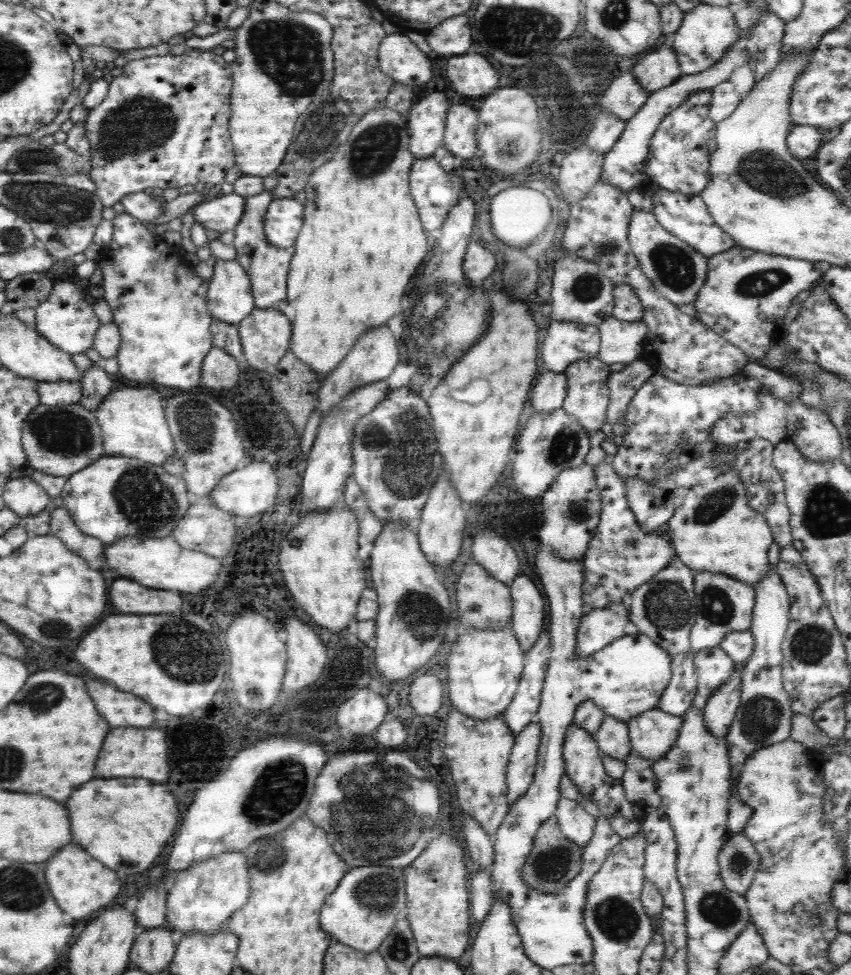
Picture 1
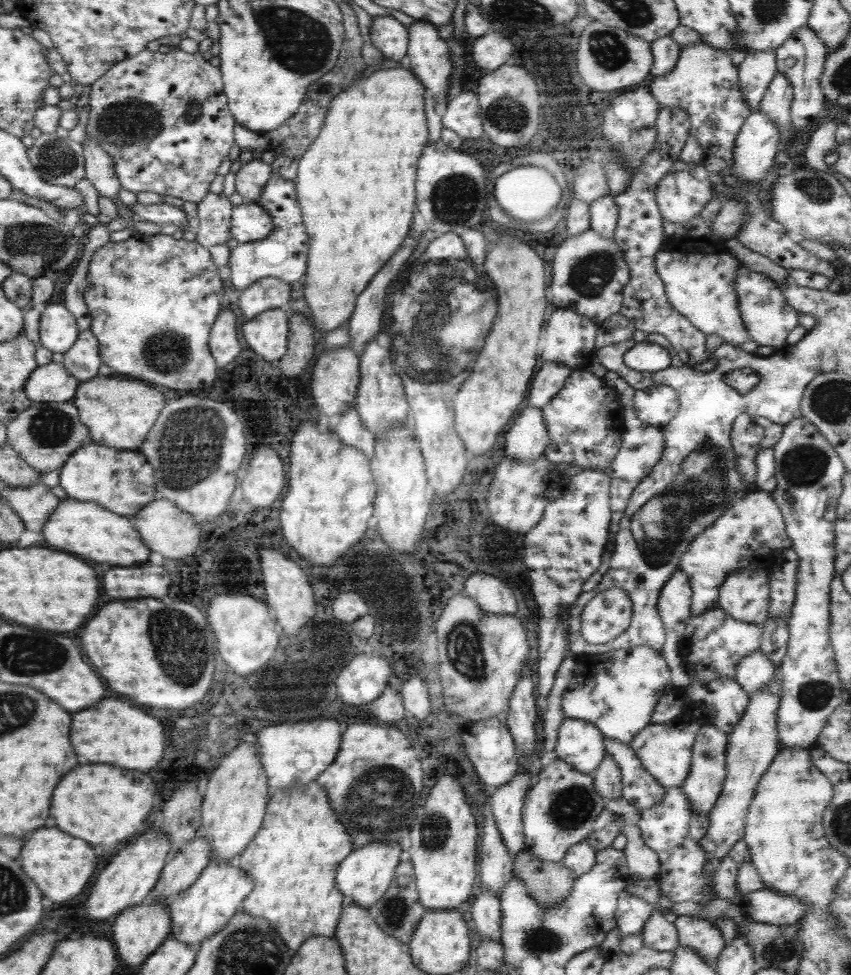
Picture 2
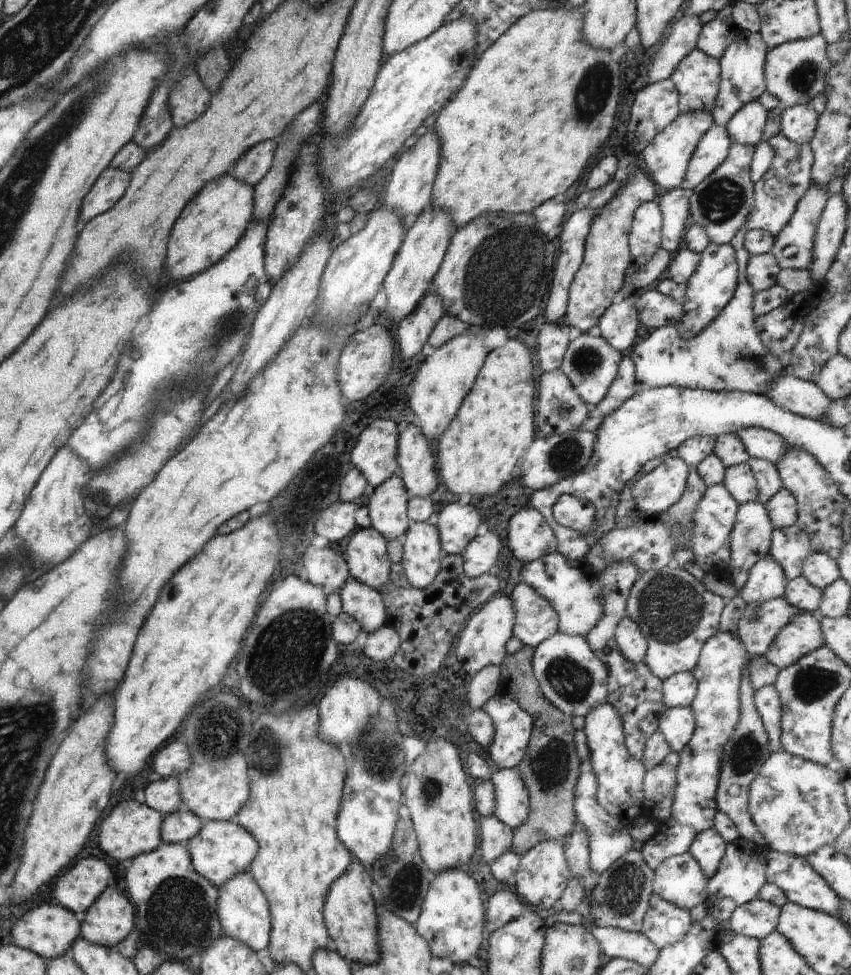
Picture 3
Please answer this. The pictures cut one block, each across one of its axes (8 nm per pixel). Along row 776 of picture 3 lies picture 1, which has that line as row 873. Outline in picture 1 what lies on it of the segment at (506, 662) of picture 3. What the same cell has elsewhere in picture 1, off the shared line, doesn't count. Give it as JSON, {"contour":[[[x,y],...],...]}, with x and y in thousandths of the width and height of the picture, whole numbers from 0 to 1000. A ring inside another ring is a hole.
{"contour":[[[652,837],[638,842],[630,851],[627,863],[612,889],[612,905],[626,914],[635,916],[657,916],[667,908],[669,903],[680,895],[684,870],[666,862],[656,850]]]}

